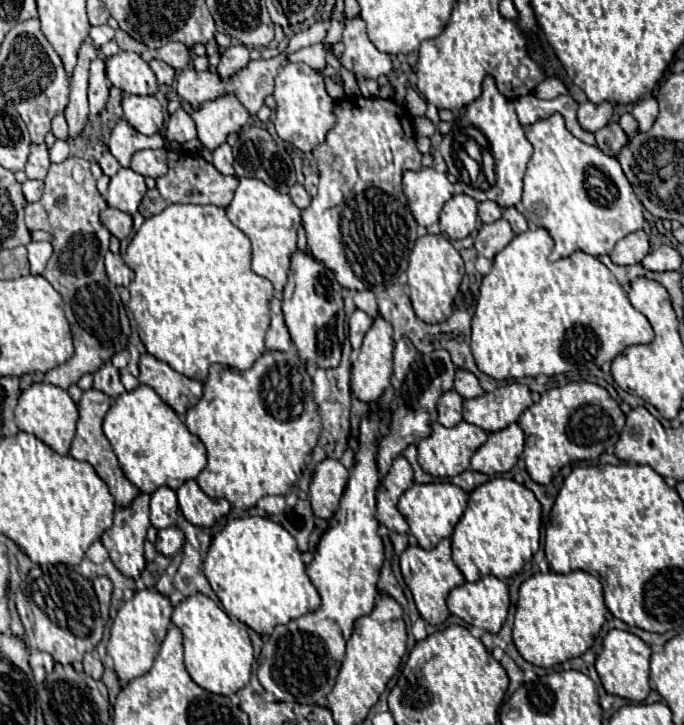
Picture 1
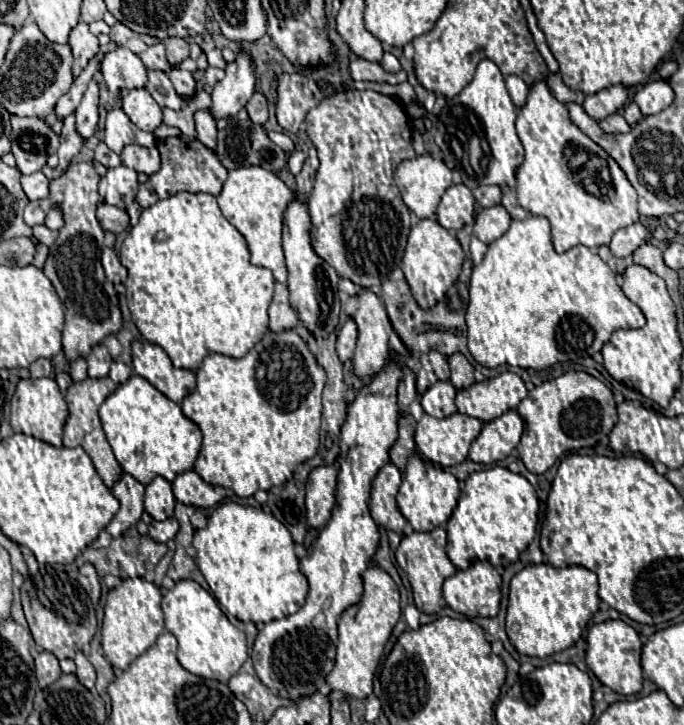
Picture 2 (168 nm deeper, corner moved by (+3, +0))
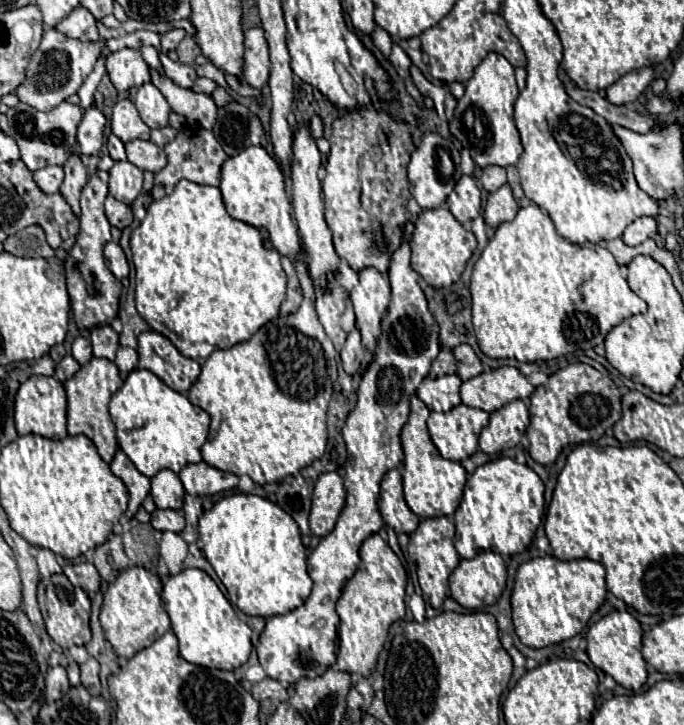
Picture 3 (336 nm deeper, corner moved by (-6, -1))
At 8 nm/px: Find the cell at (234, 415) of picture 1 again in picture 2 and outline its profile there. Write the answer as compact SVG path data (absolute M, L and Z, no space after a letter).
M284 329L280 333L264 333L264 337L240 359L234 359L234 357L228 357L228 355L216 355L216 353L210 353L200 369L196 371L196 389L184 397L184 401L180 403L184 415L188 419L192 419L200 431L202 431L202 449L196 457L196 465L194 465L194 471L200 473L200 477L204 477L204 481L212 483L212 485L224 485L228 489L232 489L238 497L250 497L254 495L258 489L264 489L264 491L270 491L272 487L280 487L284 485L290 477L292 477L292 471L296 467L296 463L304 463L306 459L312 459L318 451L318 433L320 433L320 411L322 411L322 401L320 401L320 395L322 395L322 387L326 383L326 371L322 365L318 365L316 357L312 355L308 343L296 333L296 329Z

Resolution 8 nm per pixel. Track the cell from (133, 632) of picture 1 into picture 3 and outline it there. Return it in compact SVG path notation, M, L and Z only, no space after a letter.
M141 566L121 570L117 580L109 584L109 588L105 590L105 600L99 620L117 656L127 660L133 658L133 654L151 646L157 638L161 638L171 628L171 620L161 604L161 590L163 584L159 576L147 572Z

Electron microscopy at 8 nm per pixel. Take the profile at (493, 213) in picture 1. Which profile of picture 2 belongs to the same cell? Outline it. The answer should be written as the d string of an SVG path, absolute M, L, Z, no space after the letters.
M480 185L480 187L472 189L472 195L474 195L478 207L488 207L488 205L500 203L500 199L502 199L498 185Z

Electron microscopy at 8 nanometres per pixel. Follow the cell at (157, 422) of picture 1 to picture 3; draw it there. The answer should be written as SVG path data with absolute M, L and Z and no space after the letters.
M135 368L113 394L109 414L117 428L119 448L147 478L165 468L179 474L187 464L201 462L201 446L209 434L209 414L193 406L185 394L163 384L153 372Z

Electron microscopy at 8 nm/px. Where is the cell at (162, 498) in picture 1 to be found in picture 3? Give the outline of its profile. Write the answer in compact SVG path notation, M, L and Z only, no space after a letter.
M161 470L157 476L151 478L151 496L157 508L161 510L179 510L183 506L185 488L179 476L171 470Z

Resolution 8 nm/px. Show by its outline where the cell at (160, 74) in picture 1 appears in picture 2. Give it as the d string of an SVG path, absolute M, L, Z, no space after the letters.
M164 43L150 45L140 59L148 69L160 69L160 71L168 71L170 69L170 63L166 61L166 55L164 55Z

